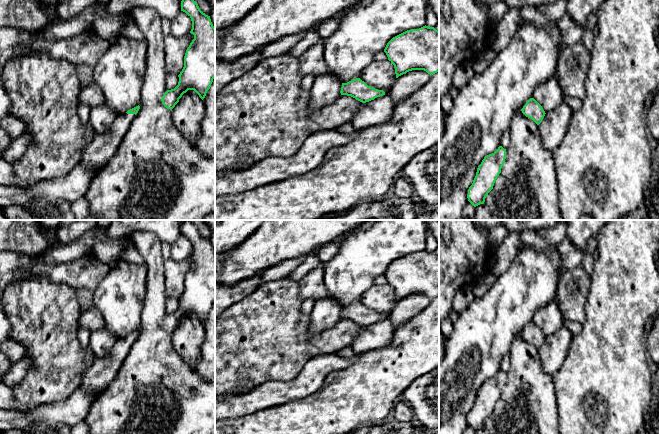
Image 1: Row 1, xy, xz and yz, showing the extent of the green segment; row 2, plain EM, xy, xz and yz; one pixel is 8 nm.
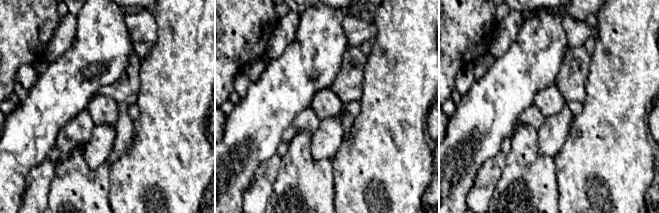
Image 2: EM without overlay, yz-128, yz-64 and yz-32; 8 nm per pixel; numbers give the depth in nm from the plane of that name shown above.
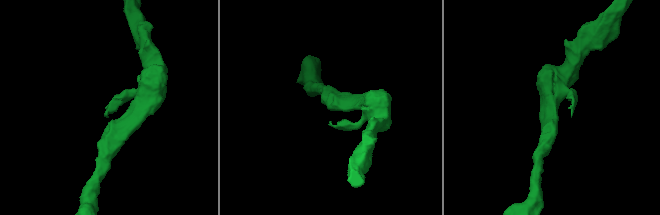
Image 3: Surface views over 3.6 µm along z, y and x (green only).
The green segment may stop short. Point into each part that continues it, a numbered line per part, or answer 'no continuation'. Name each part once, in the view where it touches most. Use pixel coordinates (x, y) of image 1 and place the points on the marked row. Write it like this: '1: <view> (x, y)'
1: xy (103, 147)

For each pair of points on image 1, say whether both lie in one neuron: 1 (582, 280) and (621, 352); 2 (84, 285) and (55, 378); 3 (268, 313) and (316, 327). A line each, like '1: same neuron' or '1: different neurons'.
1: different neurons
2: different neurons
3: different neurons

